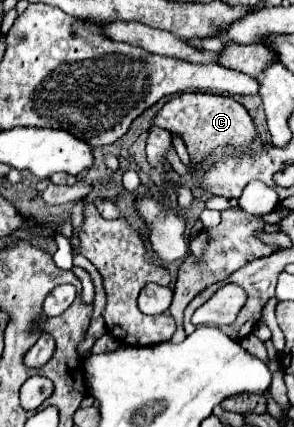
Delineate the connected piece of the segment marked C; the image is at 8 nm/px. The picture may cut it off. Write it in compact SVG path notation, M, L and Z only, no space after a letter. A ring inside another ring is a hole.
M182 93L174 97L158 111L152 125L178 133L184 139L190 157L198 161L202 161L208 153L216 151L218 147L232 147L236 153L244 153L252 149L256 137L254 121L248 115L248 111L232 97L214 93Z

